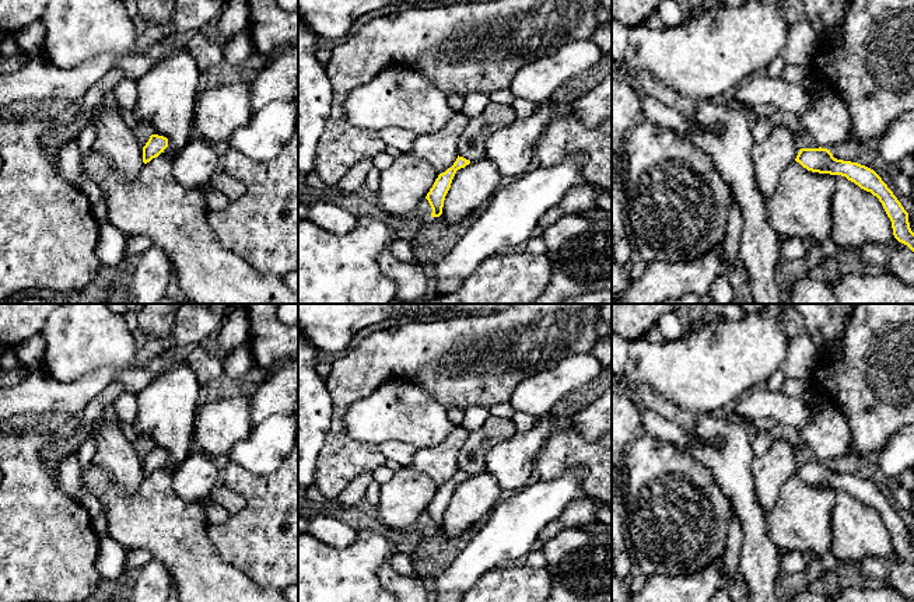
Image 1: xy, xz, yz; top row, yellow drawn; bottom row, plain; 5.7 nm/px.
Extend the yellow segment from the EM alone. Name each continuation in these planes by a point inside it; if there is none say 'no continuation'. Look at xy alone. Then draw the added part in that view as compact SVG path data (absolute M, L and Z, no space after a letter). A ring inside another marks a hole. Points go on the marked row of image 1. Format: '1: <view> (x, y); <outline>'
no continuation

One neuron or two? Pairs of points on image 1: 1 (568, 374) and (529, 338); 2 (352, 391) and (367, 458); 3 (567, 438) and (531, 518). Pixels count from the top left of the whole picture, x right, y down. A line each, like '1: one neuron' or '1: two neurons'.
1: two neurons
2: one neuron
3: two neurons

